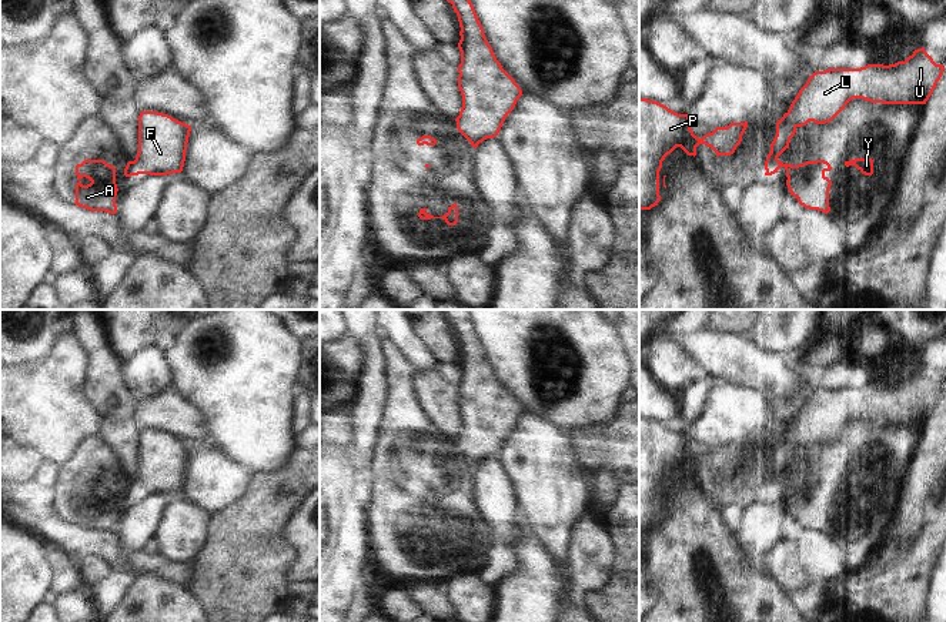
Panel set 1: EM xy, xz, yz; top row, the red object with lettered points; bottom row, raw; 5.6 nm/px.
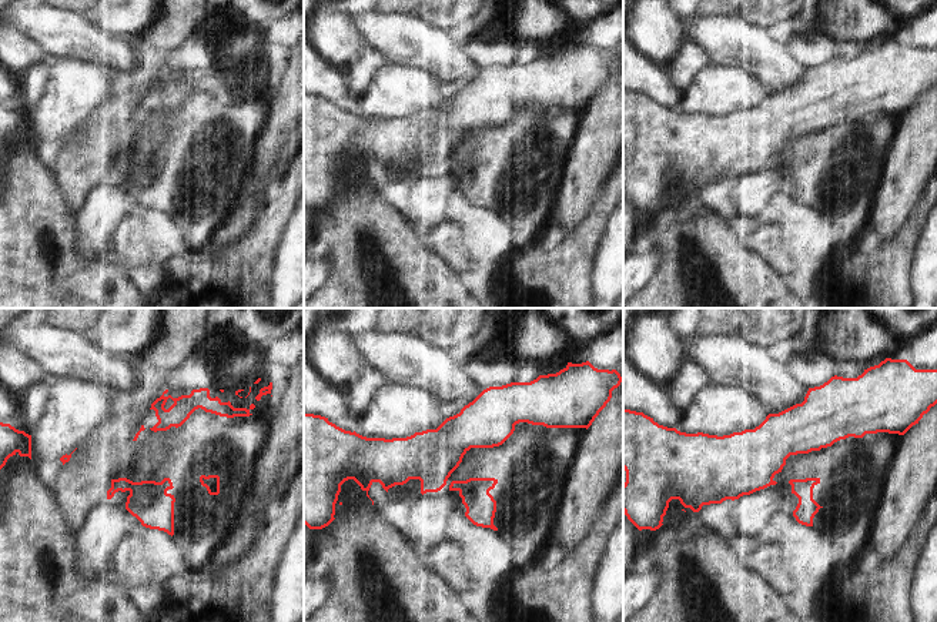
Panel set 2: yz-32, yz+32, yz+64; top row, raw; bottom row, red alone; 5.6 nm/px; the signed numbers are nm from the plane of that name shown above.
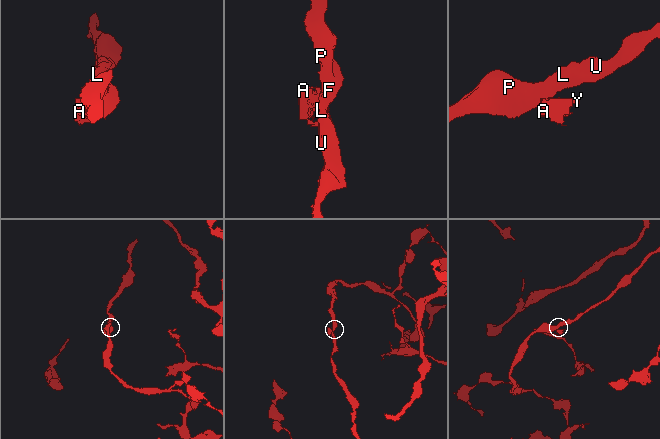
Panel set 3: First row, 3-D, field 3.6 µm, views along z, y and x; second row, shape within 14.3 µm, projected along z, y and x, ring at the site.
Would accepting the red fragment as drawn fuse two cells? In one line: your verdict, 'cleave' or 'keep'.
cleave

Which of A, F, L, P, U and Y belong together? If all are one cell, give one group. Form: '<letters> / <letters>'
A Y / F L P U

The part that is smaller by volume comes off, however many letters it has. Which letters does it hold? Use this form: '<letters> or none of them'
A, Y

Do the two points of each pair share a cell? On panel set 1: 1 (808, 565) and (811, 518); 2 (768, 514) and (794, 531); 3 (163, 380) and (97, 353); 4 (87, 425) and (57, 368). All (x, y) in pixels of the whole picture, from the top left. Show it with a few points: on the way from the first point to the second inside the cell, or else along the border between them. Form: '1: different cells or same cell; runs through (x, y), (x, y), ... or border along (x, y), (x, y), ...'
1: different cells; border along (788, 515), (792, 522), (799, 522), (812, 529)
2: different cells; border along (788, 517), (784, 535), (766, 552)
3: different cells; border along (121, 363), (123, 384), (133, 394)
4: same cell; runs through (73, 411), (57, 395), (57, 383)

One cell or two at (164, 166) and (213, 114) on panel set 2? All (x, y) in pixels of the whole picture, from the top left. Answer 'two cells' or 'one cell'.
one cell

